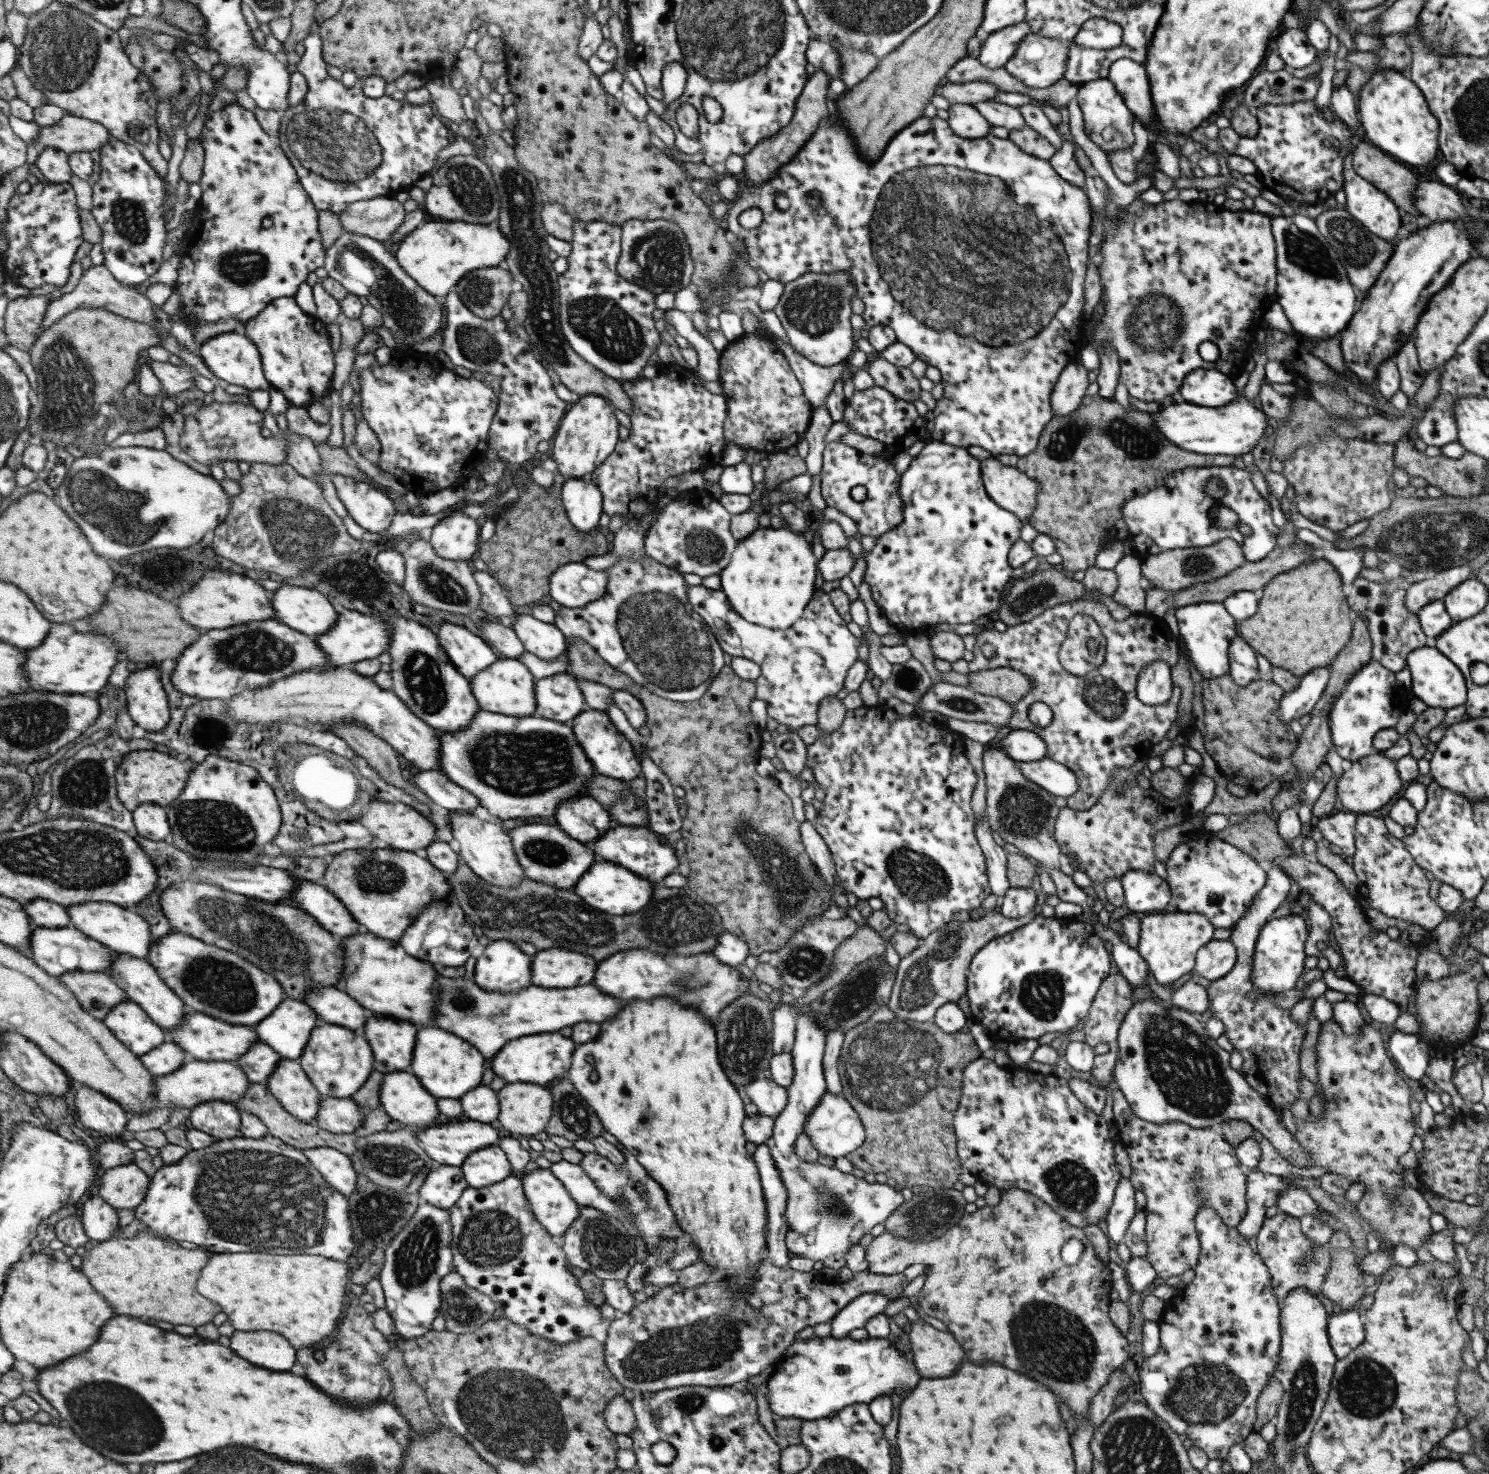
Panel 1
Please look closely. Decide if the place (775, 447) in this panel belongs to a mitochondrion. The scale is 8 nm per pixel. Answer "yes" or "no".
no

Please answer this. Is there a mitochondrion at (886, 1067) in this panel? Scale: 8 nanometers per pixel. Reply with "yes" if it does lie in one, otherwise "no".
yes

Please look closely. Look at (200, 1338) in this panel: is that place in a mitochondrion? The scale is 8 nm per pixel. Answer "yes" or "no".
no

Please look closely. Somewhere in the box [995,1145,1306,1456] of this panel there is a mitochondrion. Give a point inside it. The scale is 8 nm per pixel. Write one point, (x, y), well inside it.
(1049, 1341)

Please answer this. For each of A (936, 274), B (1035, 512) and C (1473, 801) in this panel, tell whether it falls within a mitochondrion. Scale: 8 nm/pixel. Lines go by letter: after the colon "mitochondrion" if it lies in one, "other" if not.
A: mitochondrion
B: other
C: other

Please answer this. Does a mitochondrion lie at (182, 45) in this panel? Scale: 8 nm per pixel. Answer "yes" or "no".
no

